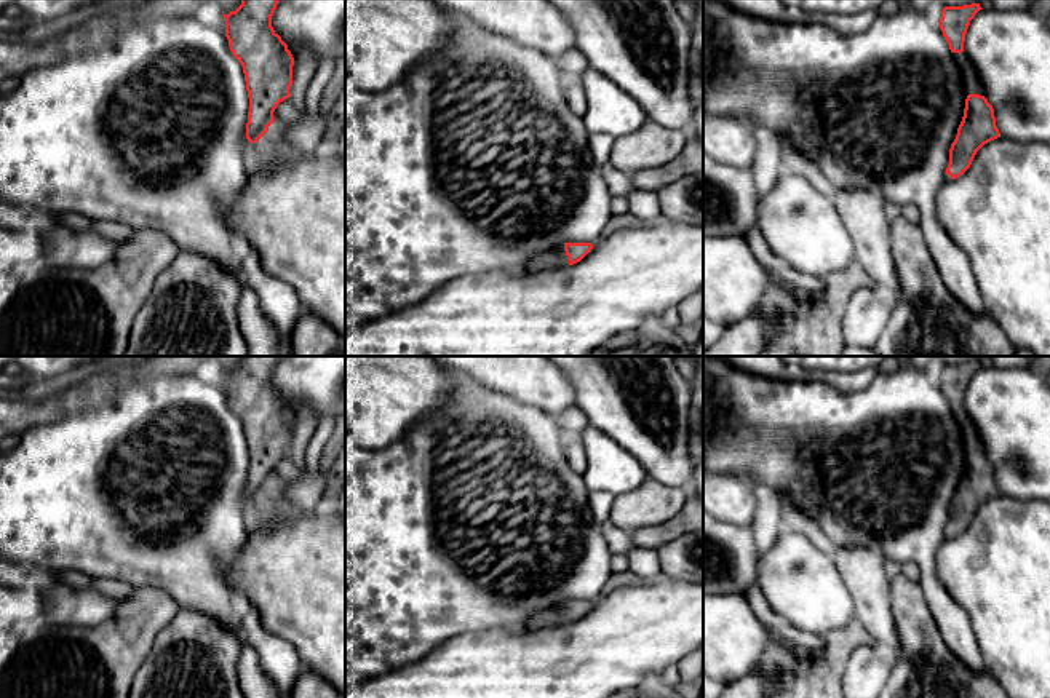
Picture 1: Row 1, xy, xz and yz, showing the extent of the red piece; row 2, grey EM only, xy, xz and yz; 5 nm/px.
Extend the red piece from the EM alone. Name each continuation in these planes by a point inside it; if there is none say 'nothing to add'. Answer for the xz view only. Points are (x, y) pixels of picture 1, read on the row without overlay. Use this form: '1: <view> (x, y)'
1: xz (556, 615)

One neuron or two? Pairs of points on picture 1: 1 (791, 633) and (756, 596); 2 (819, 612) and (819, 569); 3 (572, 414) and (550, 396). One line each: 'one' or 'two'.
1: one
2: one
3: two

